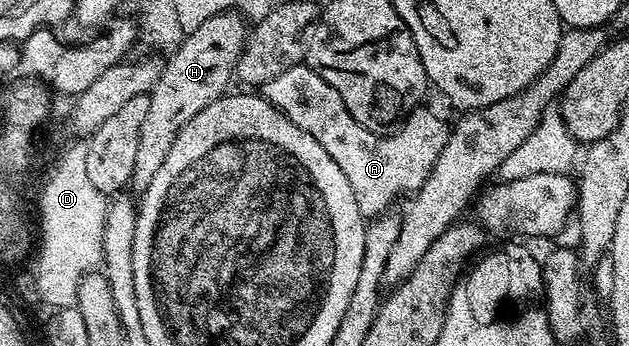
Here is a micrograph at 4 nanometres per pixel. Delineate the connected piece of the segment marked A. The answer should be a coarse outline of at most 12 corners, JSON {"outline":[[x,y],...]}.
{"outline":[[305,62],[260,94],[344,169],[370,221],[420,190],[450,136],[426,105],[364,129]]}

